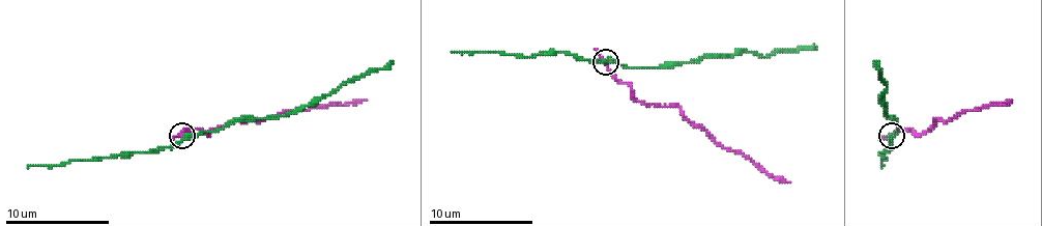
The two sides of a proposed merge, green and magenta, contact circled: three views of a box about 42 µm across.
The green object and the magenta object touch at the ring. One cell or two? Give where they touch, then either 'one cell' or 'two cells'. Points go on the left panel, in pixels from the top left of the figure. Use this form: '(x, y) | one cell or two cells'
(182, 136) | two cells

